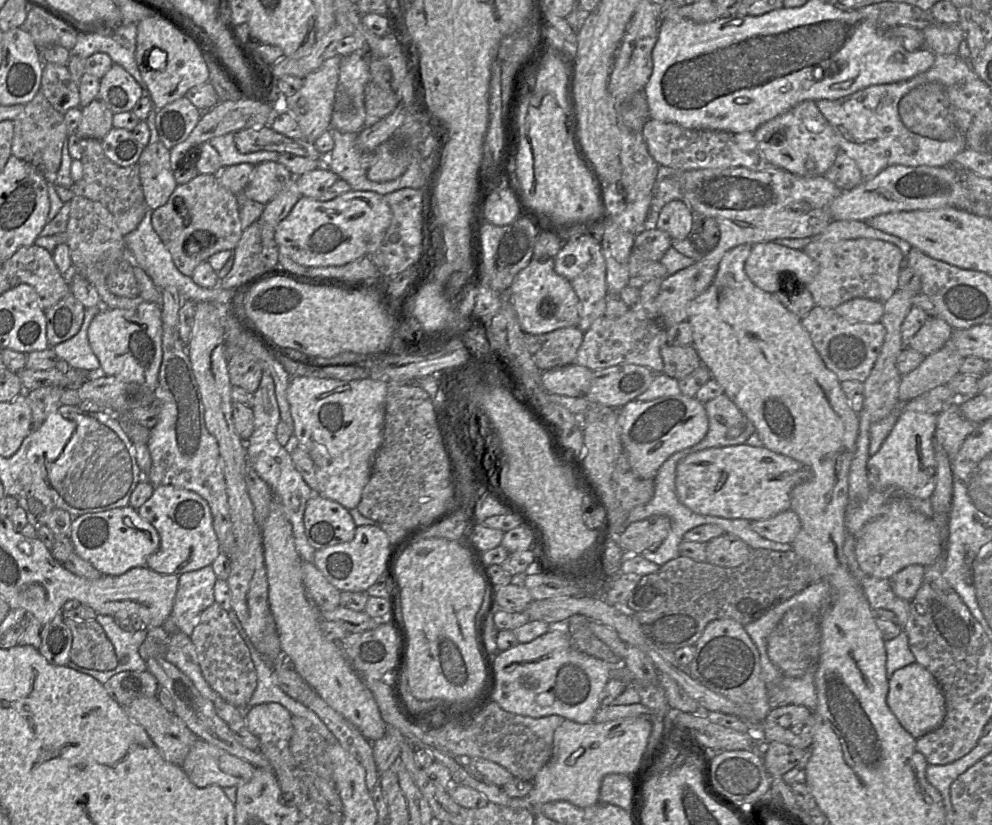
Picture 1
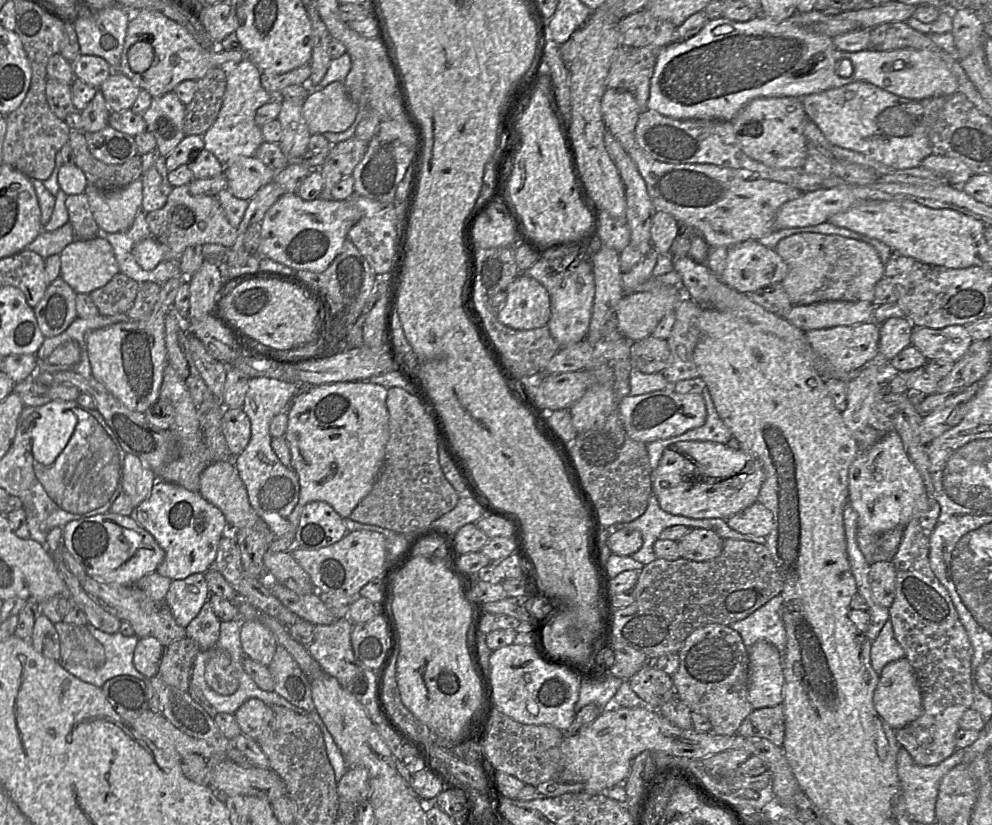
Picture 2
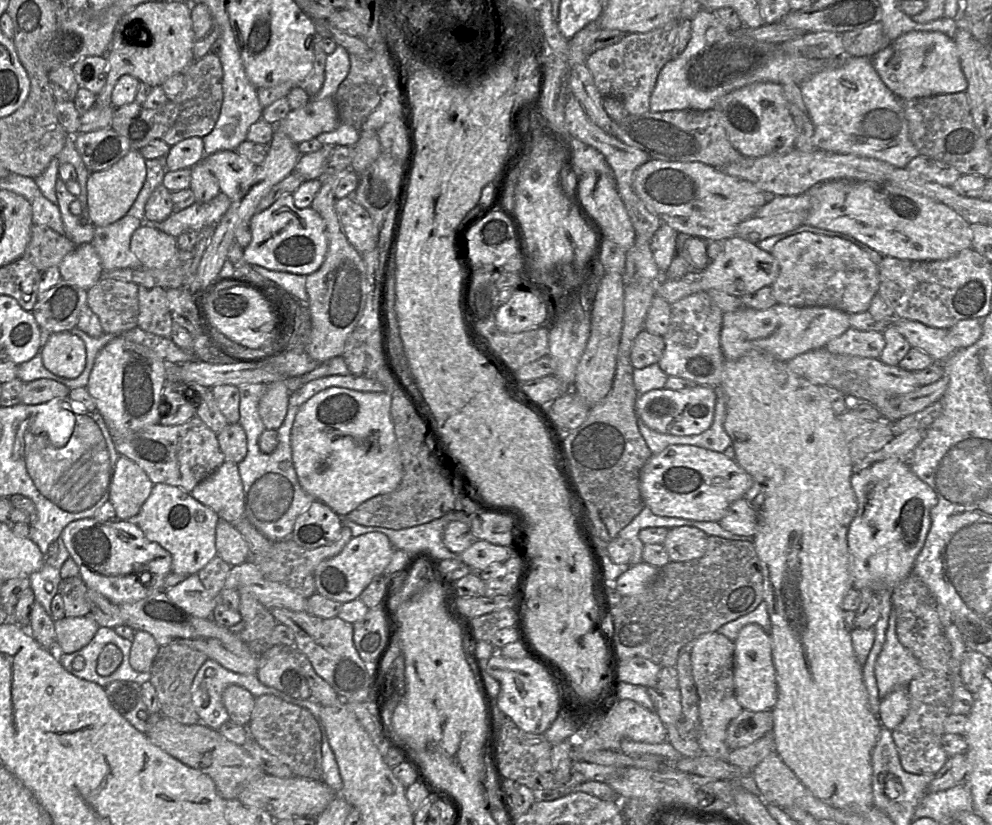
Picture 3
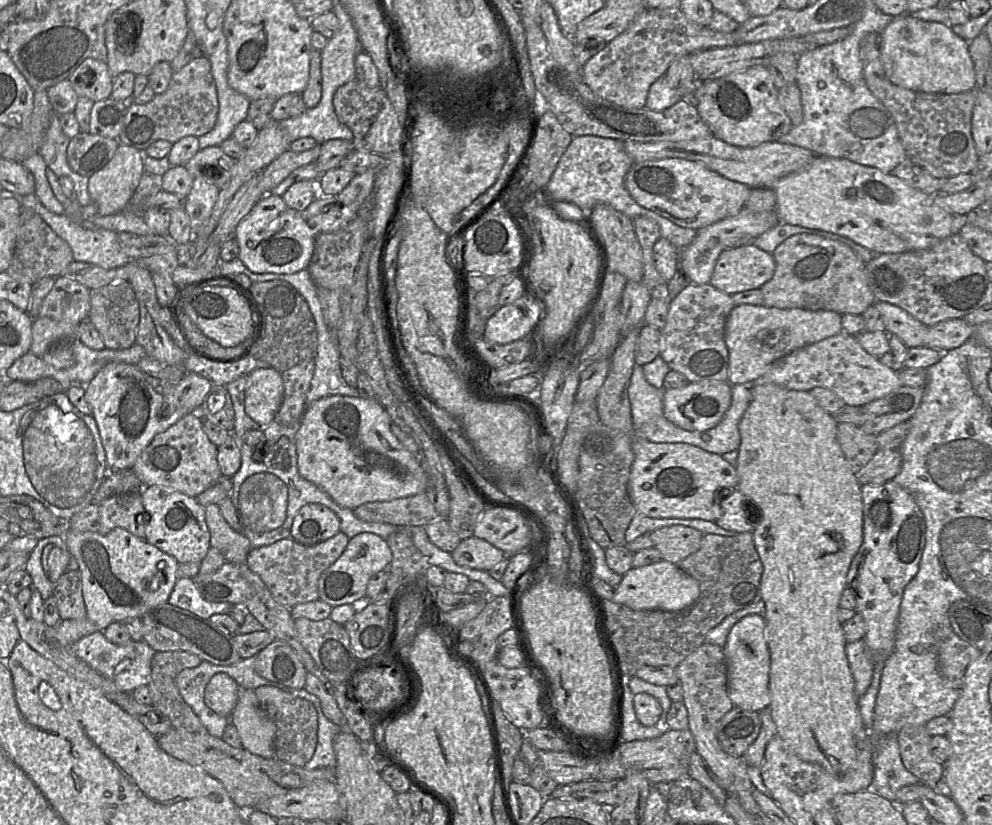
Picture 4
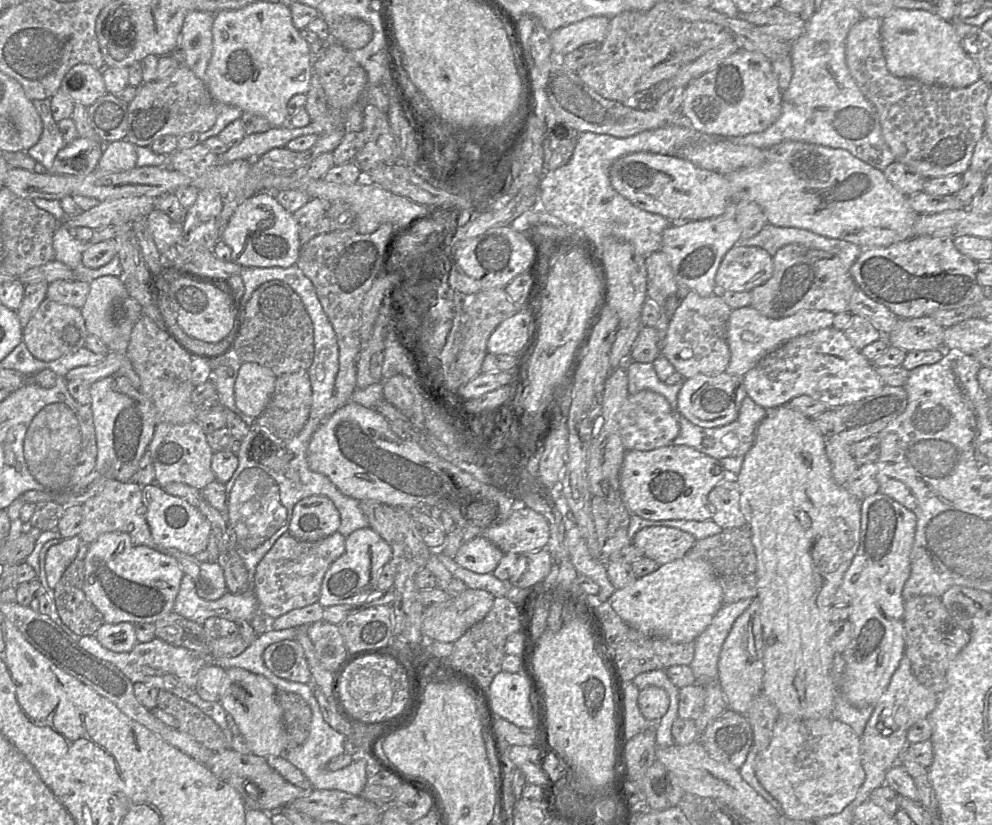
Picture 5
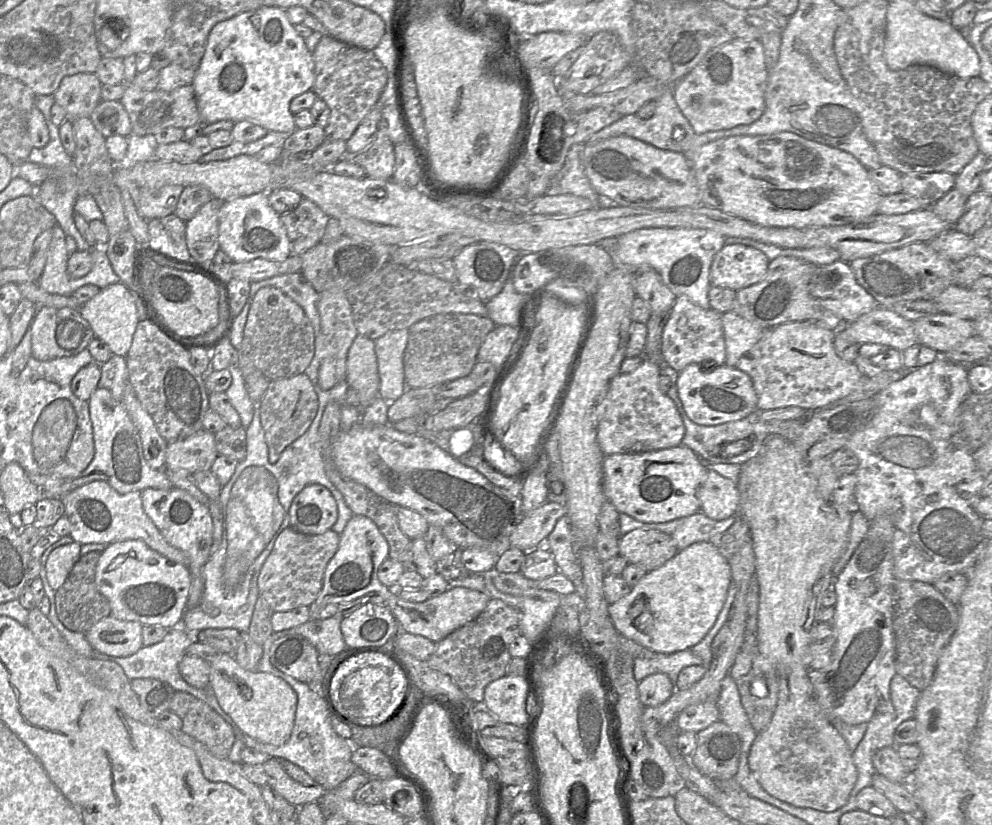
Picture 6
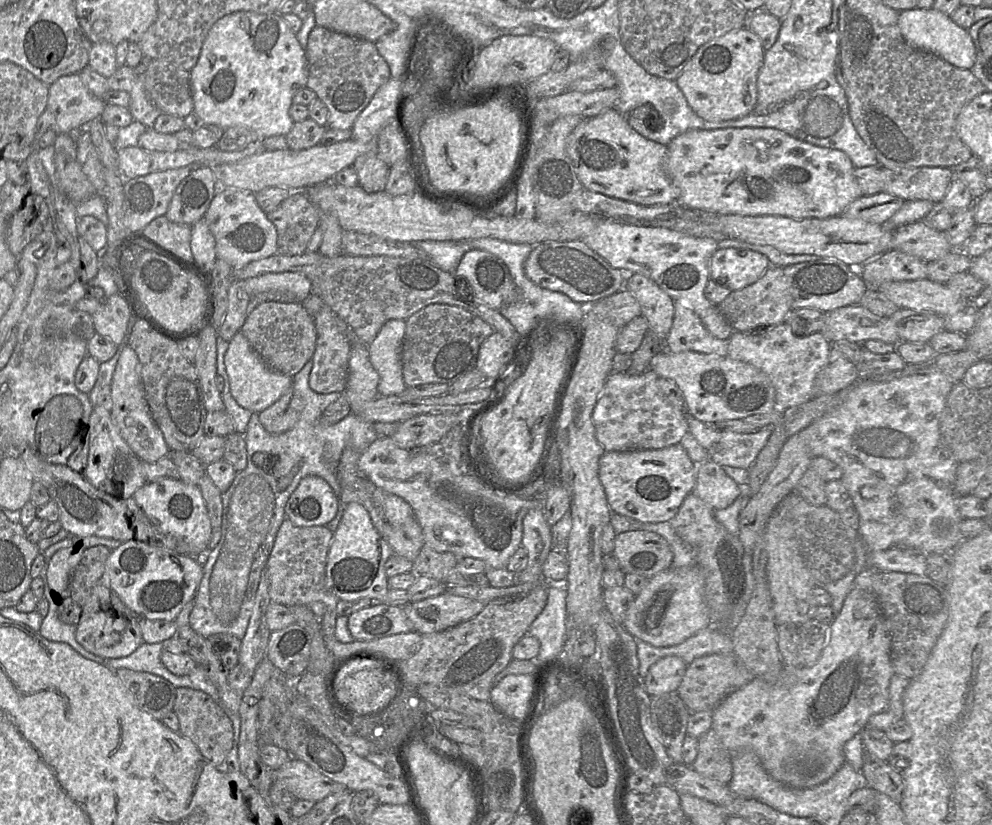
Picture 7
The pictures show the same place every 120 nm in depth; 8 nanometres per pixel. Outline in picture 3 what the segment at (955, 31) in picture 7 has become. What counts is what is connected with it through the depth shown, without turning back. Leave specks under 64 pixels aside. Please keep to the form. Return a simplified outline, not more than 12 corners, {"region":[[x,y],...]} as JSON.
{"region":[[911,31],[871,57],[900,99],[965,92],[956,42]]}

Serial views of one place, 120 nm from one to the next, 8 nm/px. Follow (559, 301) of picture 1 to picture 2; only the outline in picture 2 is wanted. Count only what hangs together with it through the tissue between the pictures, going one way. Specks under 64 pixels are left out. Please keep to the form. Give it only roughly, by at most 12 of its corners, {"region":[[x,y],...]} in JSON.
{"region":[[519,273],[496,314],[515,330],[547,326],[551,300]]}

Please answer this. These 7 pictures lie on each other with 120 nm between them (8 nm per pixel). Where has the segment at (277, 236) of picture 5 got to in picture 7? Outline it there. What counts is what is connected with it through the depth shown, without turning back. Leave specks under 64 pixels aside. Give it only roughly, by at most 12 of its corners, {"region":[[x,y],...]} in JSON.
{"region":[[219,188],[204,218],[233,269],[277,253],[253,192]]}

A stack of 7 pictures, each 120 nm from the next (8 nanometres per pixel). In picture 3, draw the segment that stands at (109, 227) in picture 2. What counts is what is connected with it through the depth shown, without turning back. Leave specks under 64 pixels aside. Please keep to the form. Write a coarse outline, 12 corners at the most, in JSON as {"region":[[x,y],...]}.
{"region":[[131,149],[89,174],[87,207],[95,227],[127,214],[146,179]]}

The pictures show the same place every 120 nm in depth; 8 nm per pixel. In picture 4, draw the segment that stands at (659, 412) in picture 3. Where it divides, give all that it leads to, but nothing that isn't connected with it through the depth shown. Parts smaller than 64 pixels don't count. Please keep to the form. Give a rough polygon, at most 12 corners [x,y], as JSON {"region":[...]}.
{"region":[[720,381],[665,389],[663,414],[688,431],[707,431],[731,404]]}

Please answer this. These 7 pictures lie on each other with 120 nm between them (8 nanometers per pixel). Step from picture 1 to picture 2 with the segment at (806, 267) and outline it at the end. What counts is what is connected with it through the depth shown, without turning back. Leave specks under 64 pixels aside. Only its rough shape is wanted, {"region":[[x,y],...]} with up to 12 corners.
{"region":[[747,240],[727,248],[719,279],[747,294],[788,273],[775,249]]}

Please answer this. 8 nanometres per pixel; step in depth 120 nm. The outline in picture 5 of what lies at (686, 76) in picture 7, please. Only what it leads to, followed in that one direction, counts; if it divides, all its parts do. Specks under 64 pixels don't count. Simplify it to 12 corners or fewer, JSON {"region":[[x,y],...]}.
{"region":[[738,50],[685,87],[680,113],[725,139],[766,130],[782,91]]}

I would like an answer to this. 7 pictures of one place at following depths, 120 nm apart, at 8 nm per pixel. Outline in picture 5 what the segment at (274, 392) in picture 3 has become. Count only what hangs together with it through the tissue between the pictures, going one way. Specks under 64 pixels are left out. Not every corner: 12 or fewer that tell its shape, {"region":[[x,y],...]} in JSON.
{"region":[[242,363],[234,393],[238,409],[257,419],[277,376]]}

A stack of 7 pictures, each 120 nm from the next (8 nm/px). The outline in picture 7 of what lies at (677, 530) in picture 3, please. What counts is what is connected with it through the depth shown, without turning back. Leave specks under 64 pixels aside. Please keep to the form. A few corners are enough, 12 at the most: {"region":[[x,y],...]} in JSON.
{"region":[[644,530],[616,534],[625,573],[645,578],[668,569],[669,543]]}

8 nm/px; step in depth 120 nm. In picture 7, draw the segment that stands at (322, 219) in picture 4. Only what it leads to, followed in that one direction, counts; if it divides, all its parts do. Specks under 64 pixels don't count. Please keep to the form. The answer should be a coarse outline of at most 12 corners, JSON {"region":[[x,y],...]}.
{"region":[[292,191],[266,213],[277,230],[277,254],[301,255],[320,210]]}

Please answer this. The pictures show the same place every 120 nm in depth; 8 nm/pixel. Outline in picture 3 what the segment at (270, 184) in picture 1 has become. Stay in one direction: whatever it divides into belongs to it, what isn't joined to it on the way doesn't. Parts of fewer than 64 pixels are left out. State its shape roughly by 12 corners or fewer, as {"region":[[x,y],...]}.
{"region":[[222,150],[201,161],[219,188],[236,199],[256,165],[236,151]]}

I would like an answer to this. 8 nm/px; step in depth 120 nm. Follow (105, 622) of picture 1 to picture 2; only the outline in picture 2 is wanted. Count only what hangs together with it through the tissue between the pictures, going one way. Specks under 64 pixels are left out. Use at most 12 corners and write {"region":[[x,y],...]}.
{"region":[[88,626],[103,645],[98,669],[60,660],[78,679],[102,687],[116,676],[145,681],[133,664],[137,635]]}

